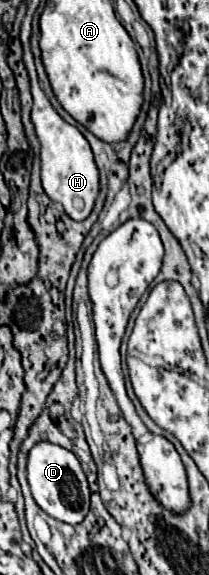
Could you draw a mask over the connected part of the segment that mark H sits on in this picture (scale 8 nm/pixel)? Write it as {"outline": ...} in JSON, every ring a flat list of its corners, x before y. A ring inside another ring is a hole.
{"outline":[[26,43,26,47,24,47,24,65,28,69,30,83,32,83,32,97,34,97,32,123,36,127,36,135,40,139,42,187,52,201,58,201,64,207,68,217,72,217,74,221,84,221,92,213,94,201,96,201,98,191,100,191,100,175,98,175,98,167,94,163,92,149,90,149,88,141,84,139,84,135,74,125,66,123,54,111,52,103,48,101,48,97,40,89,34,59,32,59,32,53,30,53,30,43]]}

